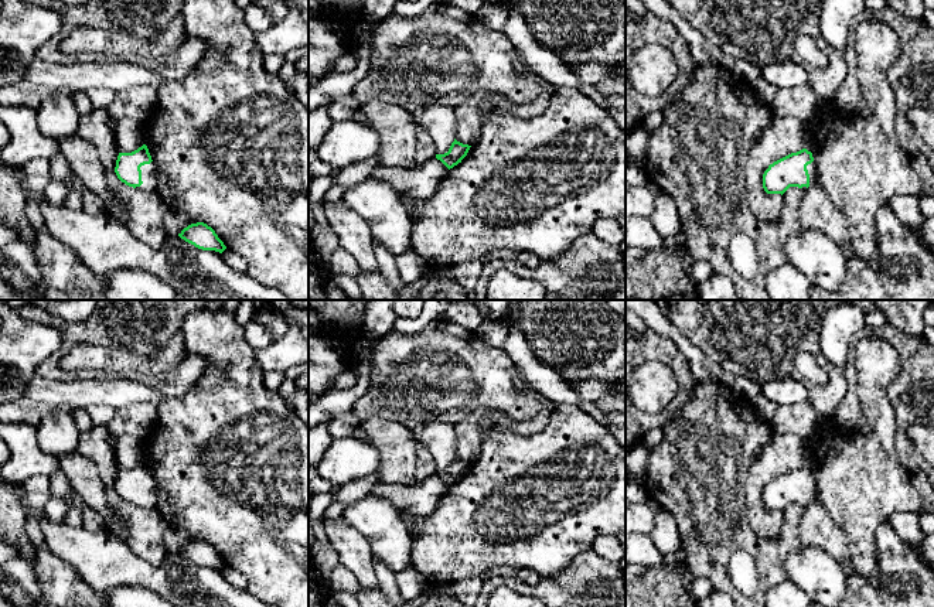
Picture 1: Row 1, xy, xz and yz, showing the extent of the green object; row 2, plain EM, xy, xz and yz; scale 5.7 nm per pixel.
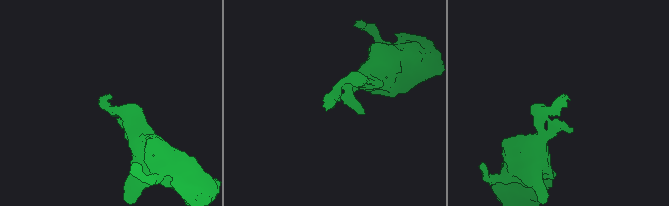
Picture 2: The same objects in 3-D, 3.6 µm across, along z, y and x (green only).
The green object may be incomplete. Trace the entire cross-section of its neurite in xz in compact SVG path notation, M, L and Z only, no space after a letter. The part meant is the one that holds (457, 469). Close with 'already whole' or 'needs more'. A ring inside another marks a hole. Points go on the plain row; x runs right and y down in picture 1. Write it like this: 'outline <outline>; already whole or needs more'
outline M454 456L450 466L444 471L436 471L436 475L440 477L449 487L461 480L467 473L471 463L463 461Z; already whole

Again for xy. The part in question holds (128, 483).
outline M146 461L132 470L119 470L115 490L122 499L136 507L157 505L157 484Z; needs more

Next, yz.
outline M807 466L774 478L763 491L763 505L767 511L783 512L790 504L798 504L804 508L815 498L814 474Z; needs more

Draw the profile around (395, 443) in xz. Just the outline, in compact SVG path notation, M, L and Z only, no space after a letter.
M372 417L358 423L379 454L379 481L416 487L416 436L402 423Z

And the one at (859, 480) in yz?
M860 334L855 341L856 364L856 396L870 430L860 433L838 427L826 419L818 432L809 439L809 456L815 461L812 468L817 498L821 501L831 519L845 532L851 549L851 563L858 574L866 579L875 576L877 567L877 550L875 532L880 524L900 511L923 511L923 499L911 484L910 473L900 463L896 450L896 412L887 395L889 385L901 371L903 355L886 340L869 334Z

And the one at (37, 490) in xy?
M34 475L21 484L25 505L25 532L34 548L38 550L44 538L40 529L40 515L45 512L45 505L52 498L51 480L48 475Z

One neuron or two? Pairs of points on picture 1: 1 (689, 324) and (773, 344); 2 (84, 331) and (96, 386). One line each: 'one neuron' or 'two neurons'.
1: one neuron
2: two neurons

